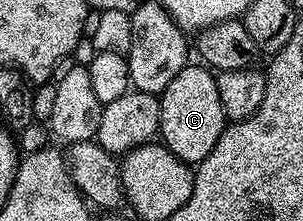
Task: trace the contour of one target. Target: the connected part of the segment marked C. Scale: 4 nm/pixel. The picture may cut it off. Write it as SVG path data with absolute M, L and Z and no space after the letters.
M186 64L179 72L179 76L175 76L175 80L171 80L171 84L167 84L167 88L159 96L161 99L160 141L180 162L190 164L202 162L210 154L211 148L215 148L215 144L219 144L219 136L227 125L227 119L223 112L223 100L219 100L219 88L214 71L201 64L193 65Z

